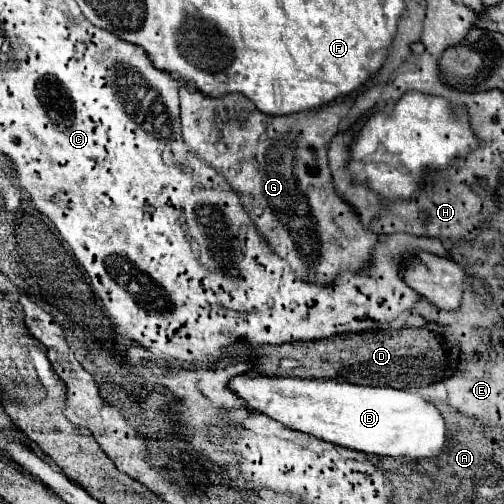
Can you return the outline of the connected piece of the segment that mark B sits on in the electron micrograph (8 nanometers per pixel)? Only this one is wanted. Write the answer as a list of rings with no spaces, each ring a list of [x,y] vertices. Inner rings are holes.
[[[236,375],[230,387],[258,413],[264,413],[288,429],[348,449],[390,457],[438,457],[446,445],[446,421],[438,407],[412,391],[358,387],[332,379],[290,379]]]

